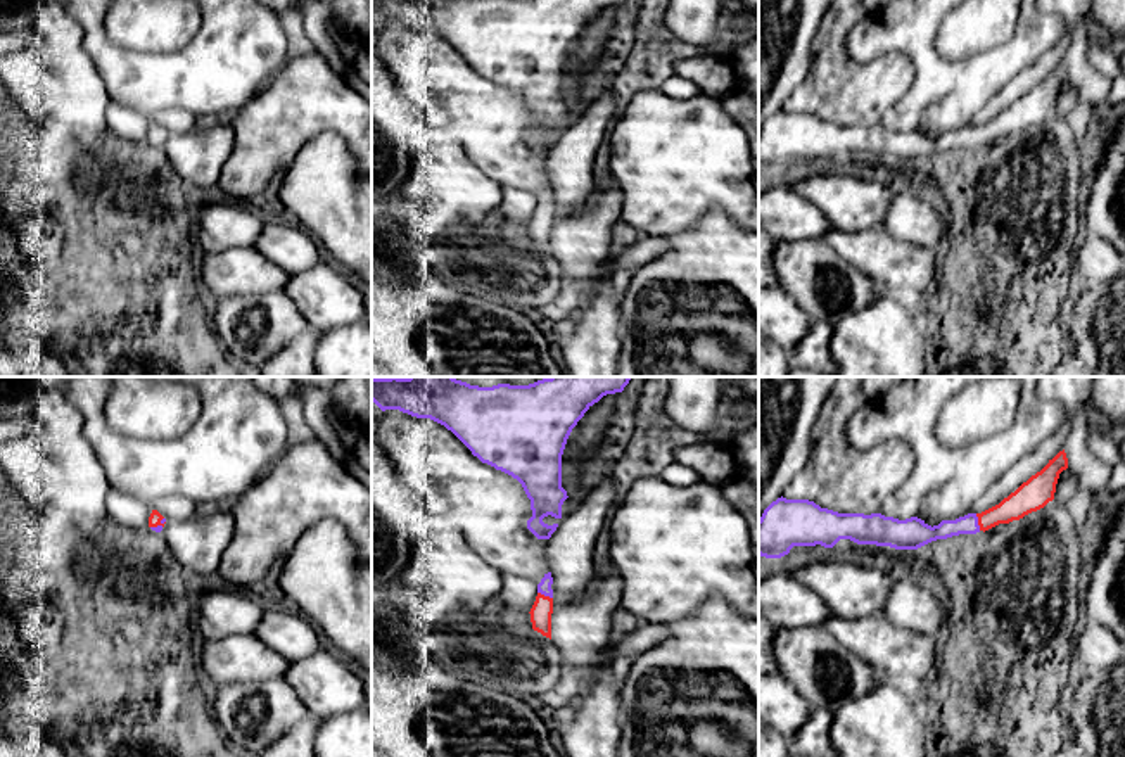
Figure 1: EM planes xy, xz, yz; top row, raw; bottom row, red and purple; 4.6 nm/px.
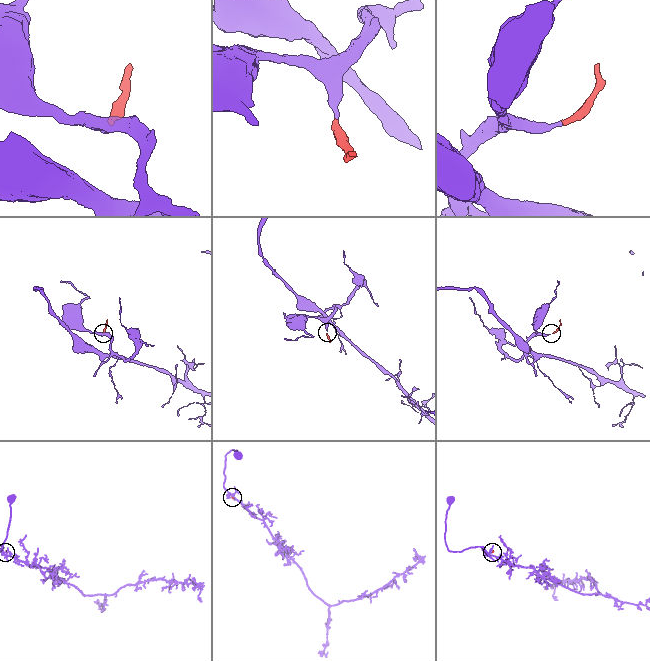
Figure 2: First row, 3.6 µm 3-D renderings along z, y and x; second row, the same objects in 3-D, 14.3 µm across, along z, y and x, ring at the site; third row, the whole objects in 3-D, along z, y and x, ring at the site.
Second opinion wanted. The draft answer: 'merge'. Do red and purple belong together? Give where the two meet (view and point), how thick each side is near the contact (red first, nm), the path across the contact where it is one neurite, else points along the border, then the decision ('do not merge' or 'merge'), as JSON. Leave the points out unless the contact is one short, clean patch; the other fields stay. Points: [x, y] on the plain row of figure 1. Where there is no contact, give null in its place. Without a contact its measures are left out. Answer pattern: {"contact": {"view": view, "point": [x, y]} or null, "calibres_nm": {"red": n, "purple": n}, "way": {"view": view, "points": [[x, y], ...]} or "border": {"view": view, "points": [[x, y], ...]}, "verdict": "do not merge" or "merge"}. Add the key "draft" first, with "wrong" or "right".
{"draft": "right", "contact": {"view": "yz", "point": [978, 135]}, "calibres_nm": {"red": 130, "purple": 90}, "way": {"view": "yz", "points": [[1025, 113], [1003, 127], [978, 135], [968, 137]]}, "verdict": "merge"}

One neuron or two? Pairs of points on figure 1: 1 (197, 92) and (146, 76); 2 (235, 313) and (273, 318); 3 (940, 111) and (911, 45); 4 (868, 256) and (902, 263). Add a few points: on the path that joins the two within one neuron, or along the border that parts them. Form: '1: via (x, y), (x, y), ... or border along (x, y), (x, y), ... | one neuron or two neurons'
1: via (185, 85), (158, 82) | one neuron
2: via (244, 315), (265, 315) | one neuron
3: via (935, 95), (935, 78), (927, 61) | one neuron
4: via (877, 256), (894, 263) | one neuron

